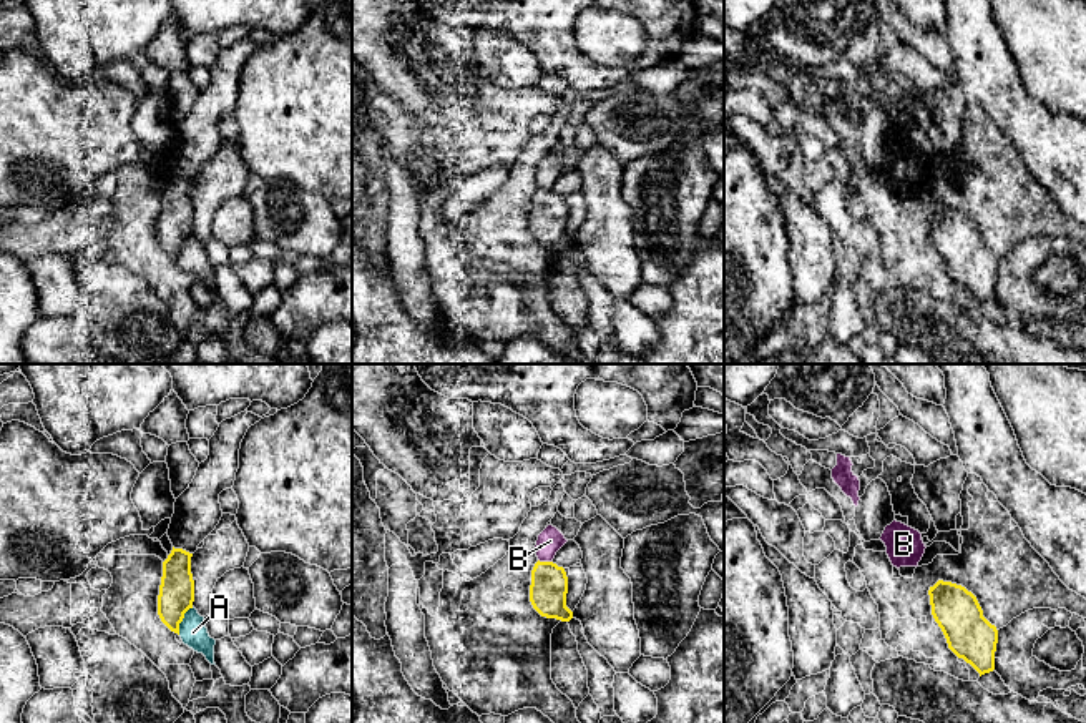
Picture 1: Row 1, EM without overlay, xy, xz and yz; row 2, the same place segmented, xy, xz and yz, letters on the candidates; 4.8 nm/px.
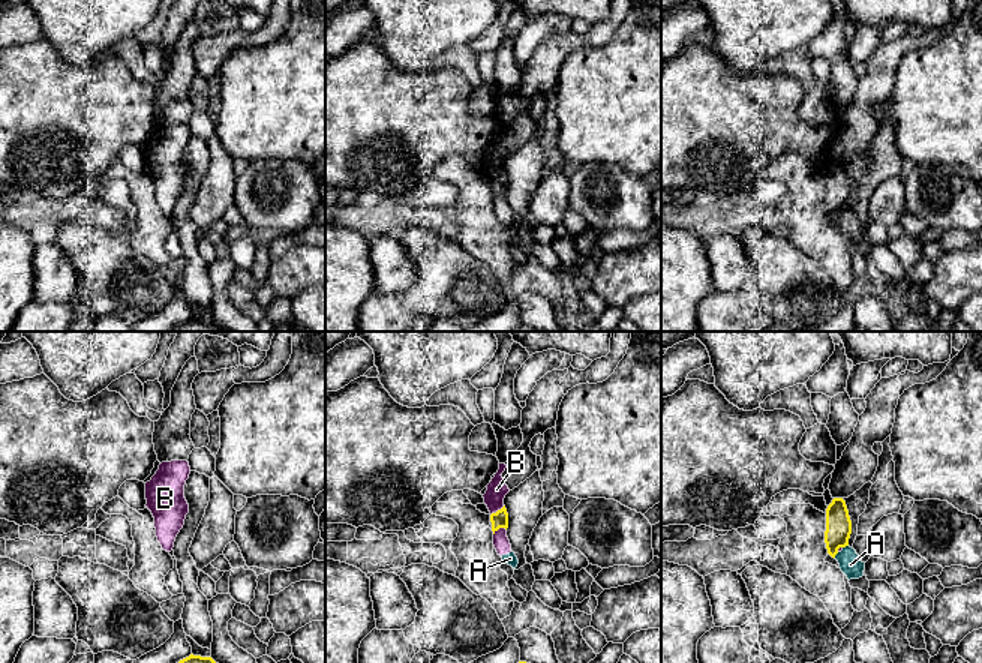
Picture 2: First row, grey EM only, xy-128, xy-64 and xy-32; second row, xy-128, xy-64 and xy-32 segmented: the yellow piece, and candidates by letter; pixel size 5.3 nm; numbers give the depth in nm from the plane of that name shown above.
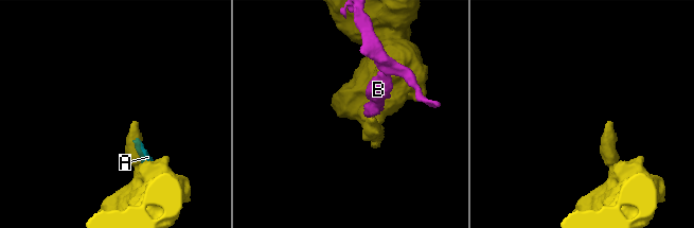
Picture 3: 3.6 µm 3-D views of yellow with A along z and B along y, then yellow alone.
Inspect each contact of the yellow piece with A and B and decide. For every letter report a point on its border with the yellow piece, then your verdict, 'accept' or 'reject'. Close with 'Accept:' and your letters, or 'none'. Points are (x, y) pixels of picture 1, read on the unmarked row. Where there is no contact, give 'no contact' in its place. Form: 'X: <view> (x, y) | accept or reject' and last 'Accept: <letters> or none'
A: xy (181, 248) | reject
B: xz (545, 190) | reject
Accept: none

